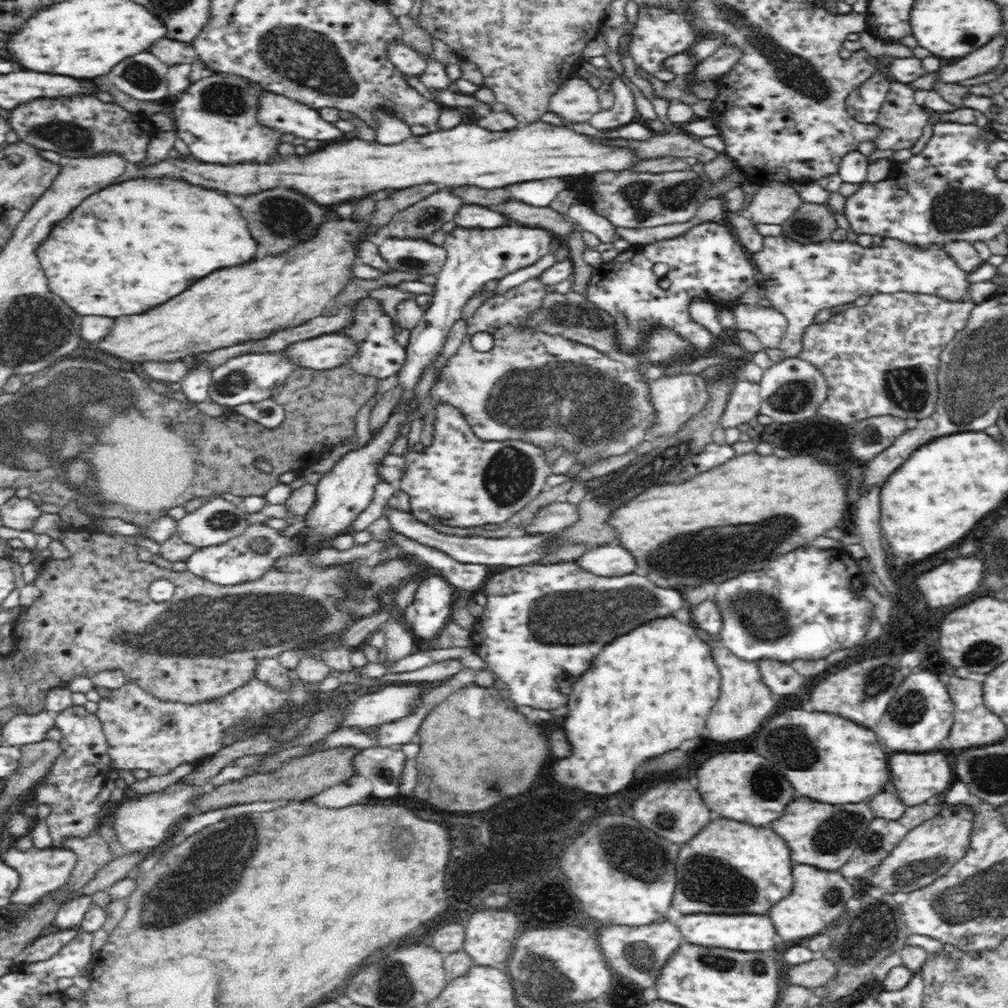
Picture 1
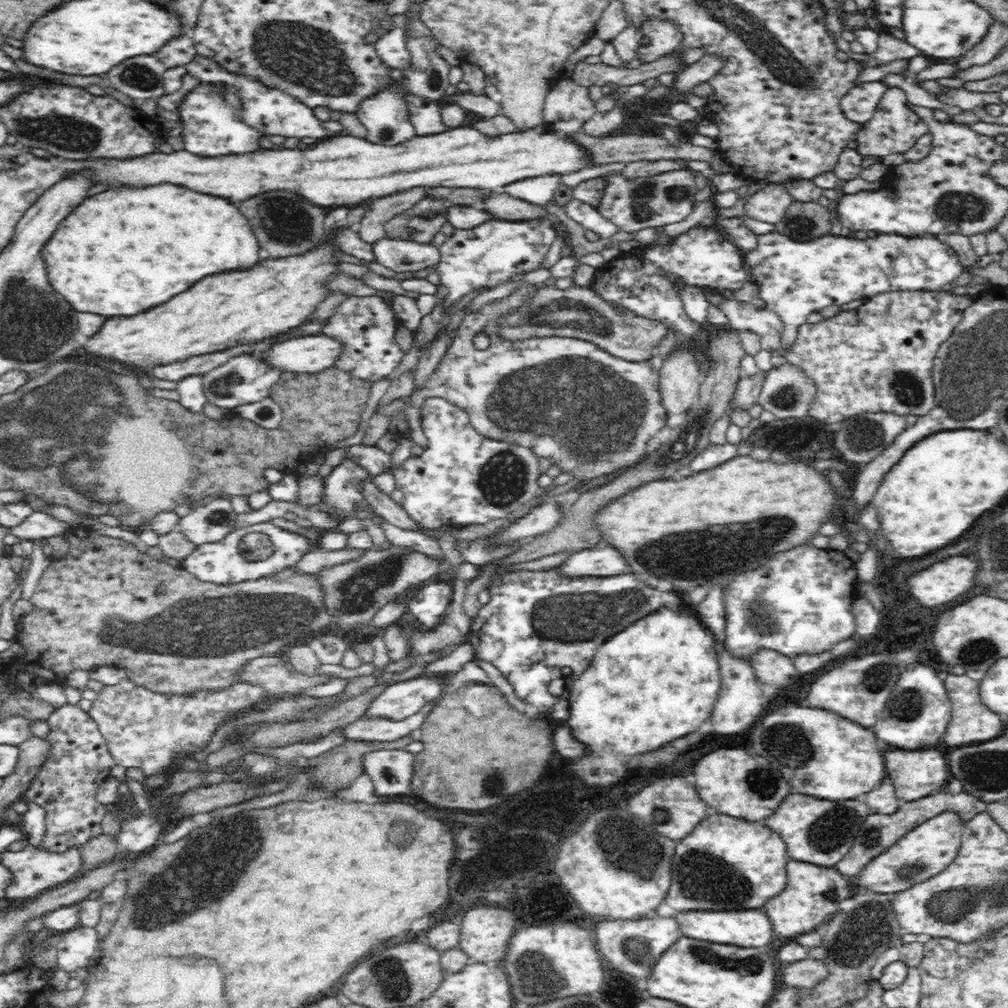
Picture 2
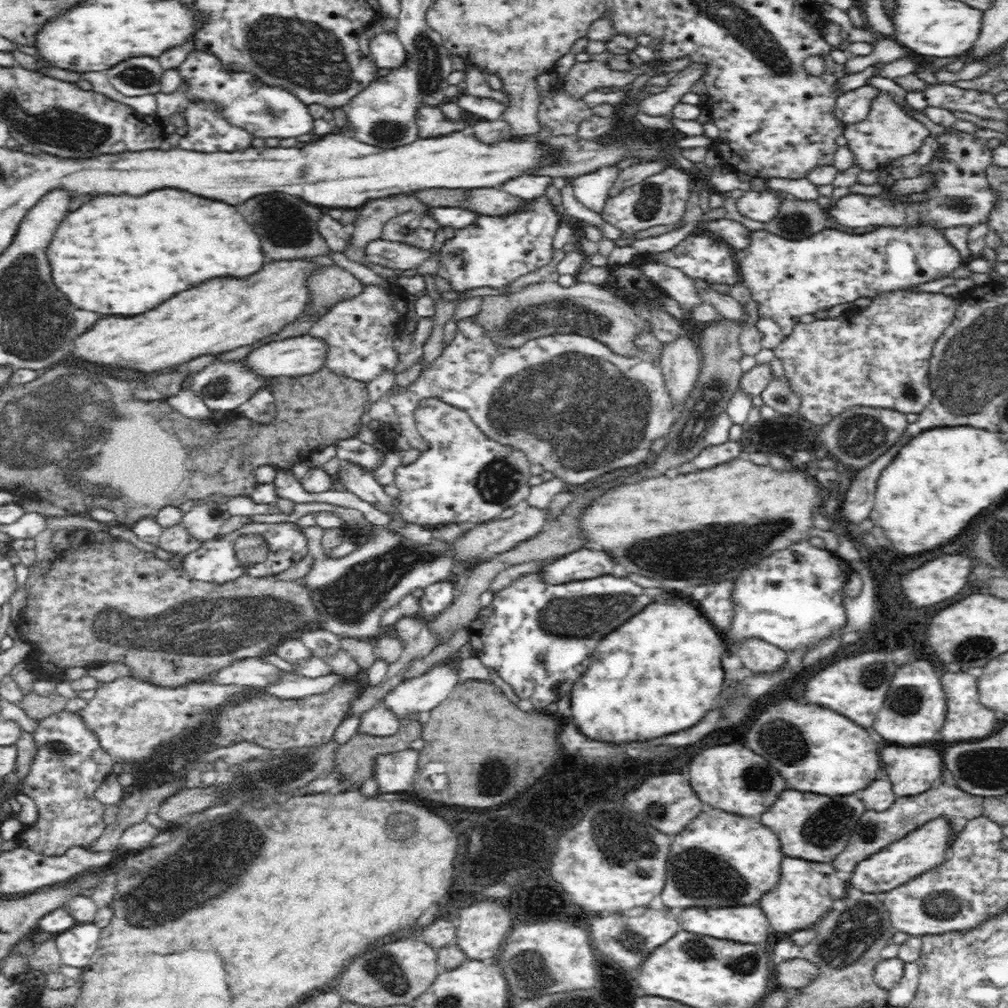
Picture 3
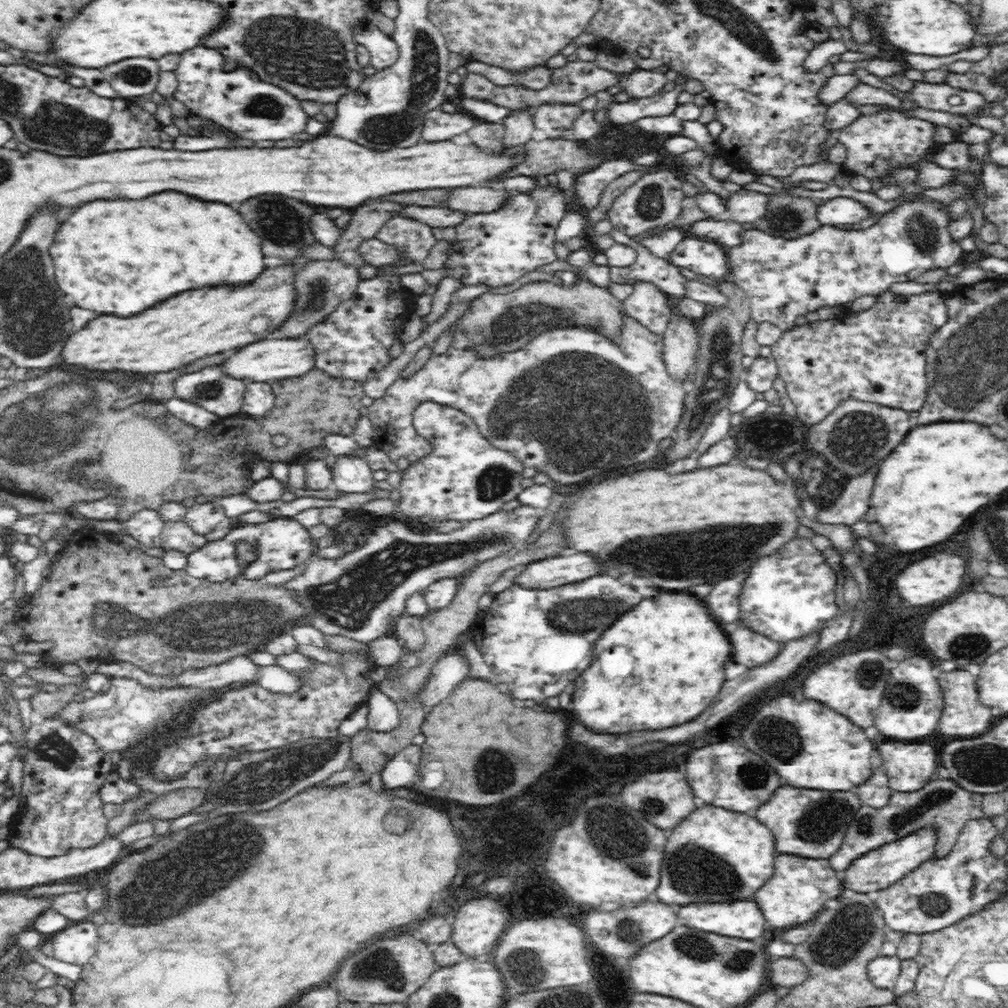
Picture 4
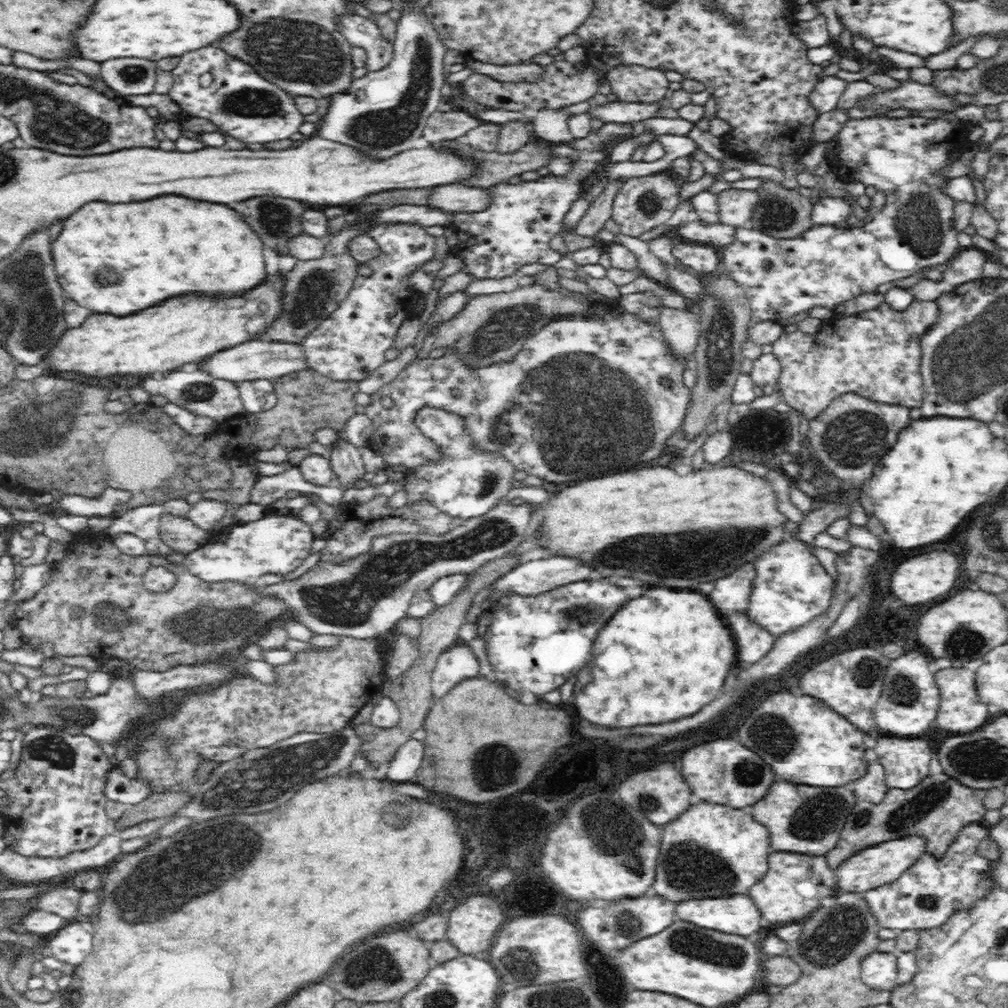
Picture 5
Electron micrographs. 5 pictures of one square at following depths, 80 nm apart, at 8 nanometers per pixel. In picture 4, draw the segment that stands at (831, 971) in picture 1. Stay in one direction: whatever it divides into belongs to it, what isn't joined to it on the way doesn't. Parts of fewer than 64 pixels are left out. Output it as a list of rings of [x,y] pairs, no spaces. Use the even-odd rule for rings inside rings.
[[[792,958],[771,959],[769,964],[771,985],[794,988],[808,980],[808,966],[802,960]]]

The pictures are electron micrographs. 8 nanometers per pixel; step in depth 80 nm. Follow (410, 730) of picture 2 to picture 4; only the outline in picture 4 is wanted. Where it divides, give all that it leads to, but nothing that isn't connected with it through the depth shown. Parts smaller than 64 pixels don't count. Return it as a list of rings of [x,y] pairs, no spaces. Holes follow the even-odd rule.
[[[374,689],[367,707],[366,729],[378,733],[394,731],[399,726],[399,710],[388,696]]]

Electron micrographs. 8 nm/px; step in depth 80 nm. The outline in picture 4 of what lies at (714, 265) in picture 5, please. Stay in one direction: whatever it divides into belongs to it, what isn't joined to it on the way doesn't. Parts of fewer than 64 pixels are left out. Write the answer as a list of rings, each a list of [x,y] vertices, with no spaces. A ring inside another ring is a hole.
[[[687,237],[676,246],[667,260],[688,272],[711,278],[715,283],[730,279],[732,267],[728,261],[728,248],[716,242]]]

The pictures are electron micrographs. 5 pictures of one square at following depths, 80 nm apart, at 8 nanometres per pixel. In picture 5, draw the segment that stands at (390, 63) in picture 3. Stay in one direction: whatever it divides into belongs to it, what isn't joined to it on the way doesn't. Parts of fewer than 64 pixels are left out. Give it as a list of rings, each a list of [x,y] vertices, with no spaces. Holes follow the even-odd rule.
[[[358,14],[338,18],[338,30],[348,37],[354,47],[363,48],[368,55],[366,68],[368,71],[378,71],[386,68],[392,62],[394,49],[392,42],[384,38],[375,22]]]

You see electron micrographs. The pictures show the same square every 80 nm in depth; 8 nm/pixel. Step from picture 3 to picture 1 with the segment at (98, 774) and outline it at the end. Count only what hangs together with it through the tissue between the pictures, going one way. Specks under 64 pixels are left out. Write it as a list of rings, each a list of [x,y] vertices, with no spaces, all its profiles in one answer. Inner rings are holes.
[[[72,706],[55,713],[55,716],[57,729],[63,735],[60,745],[64,747],[64,752],[50,768],[50,774],[34,790],[34,799],[51,807],[52,811],[45,819],[52,838],[51,847],[61,848],[64,837],[85,837],[97,833],[98,814],[103,808],[98,796],[114,766],[107,753],[108,743],[103,723],[96,713],[90,713],[83,706]]]

